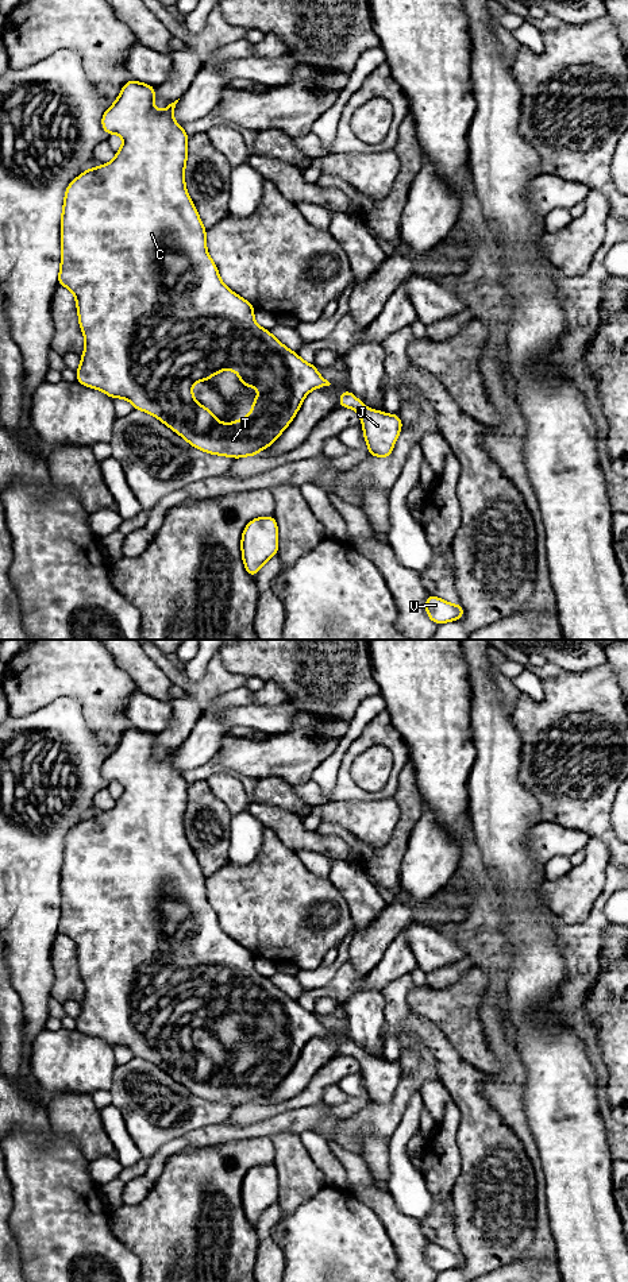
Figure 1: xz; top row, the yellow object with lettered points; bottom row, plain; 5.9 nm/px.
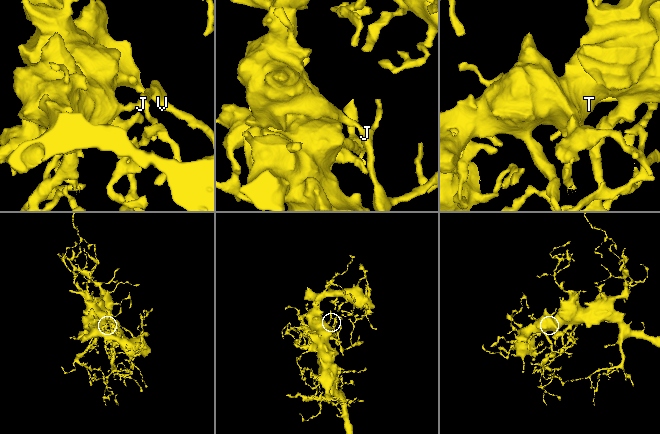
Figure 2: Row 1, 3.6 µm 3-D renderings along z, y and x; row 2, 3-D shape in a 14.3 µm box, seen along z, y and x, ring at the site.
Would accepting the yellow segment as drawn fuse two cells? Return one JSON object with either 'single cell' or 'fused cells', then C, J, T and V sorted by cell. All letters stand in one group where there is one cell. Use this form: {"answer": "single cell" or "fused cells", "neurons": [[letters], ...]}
{"answer": "single cell", "neurons": [["C", "J", "T", "V"]]}

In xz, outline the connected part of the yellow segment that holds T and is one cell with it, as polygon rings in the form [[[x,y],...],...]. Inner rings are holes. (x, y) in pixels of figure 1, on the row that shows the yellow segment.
[[[128,80],[124,84],[116,101],[101,117],[104,132],[107,135],[120,135],[124,139],[123,146],[116,151],[113,161],[99,167],[89,167],[73,179],[65,190],[59,221],[61,269],[58,273],[58,285],[68,287],[76,296],[78,323],[85,337],[85,350],[81,355],[81,364],[76,371],[76,378],[78,383],[100,390],[112,399],[128,399],[134,409],[155,416],[166,426],[185,439],[192,447],[203,452],[230,456],[234,459],[257,456],[259,451],[270,447],[286,429],[297,414],[308,393],[323,386],[330,386],[331,383],[317,372],[315,364],[304,362],[297,352],[278,341],[269,329],[259,327],[254,320],[255,308],[223,283],[217,267],[207,251],[207,228],[203,225],[199,212],[196,211],[185,186],[185,163],[188,161],[189,136],[173,119],[173,111],[178,100],[159,112],[154,108],[154,97],[155,86],[132,80]],[[224,370],[236,371],[239,381],[244,387],[257,387],[259,390],[259,395],[253,399],[251,413],[230,424],[221,424],[207,406],[203,406],[196,401],[192,393],[192,385],[194,382],[207,382],[209,378]]]

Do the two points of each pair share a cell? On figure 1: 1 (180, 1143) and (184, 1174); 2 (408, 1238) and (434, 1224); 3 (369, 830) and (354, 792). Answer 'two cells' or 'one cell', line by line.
1: two cells
2: two cells
3: two cells

